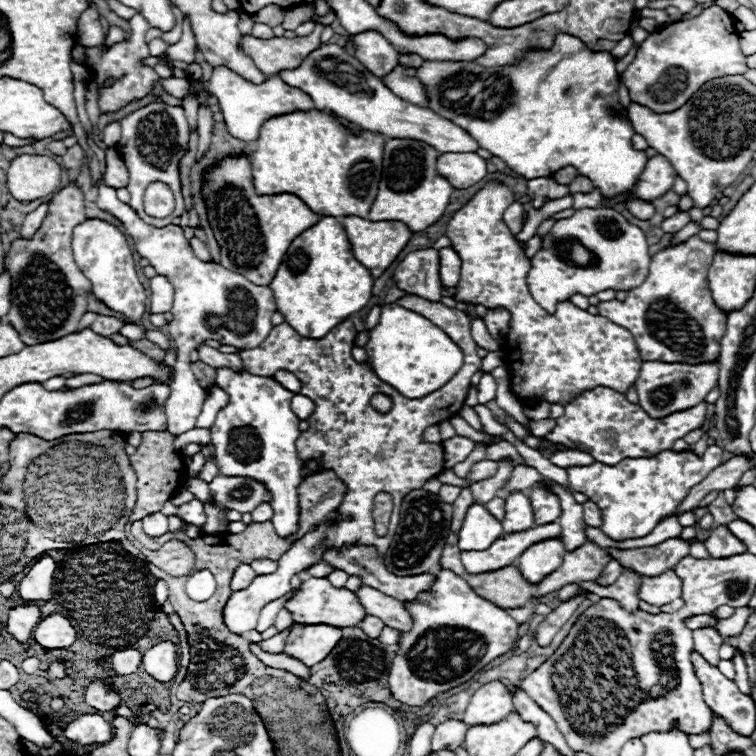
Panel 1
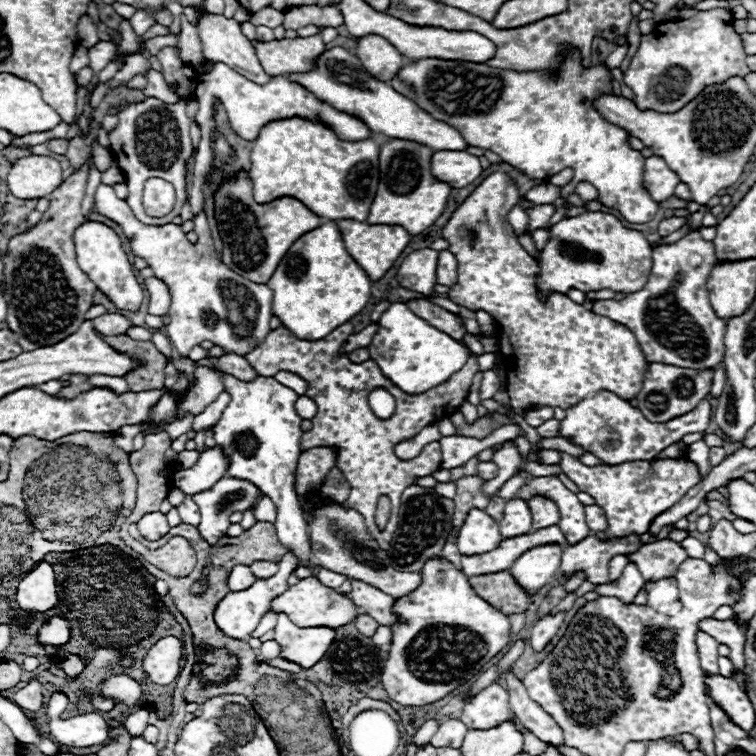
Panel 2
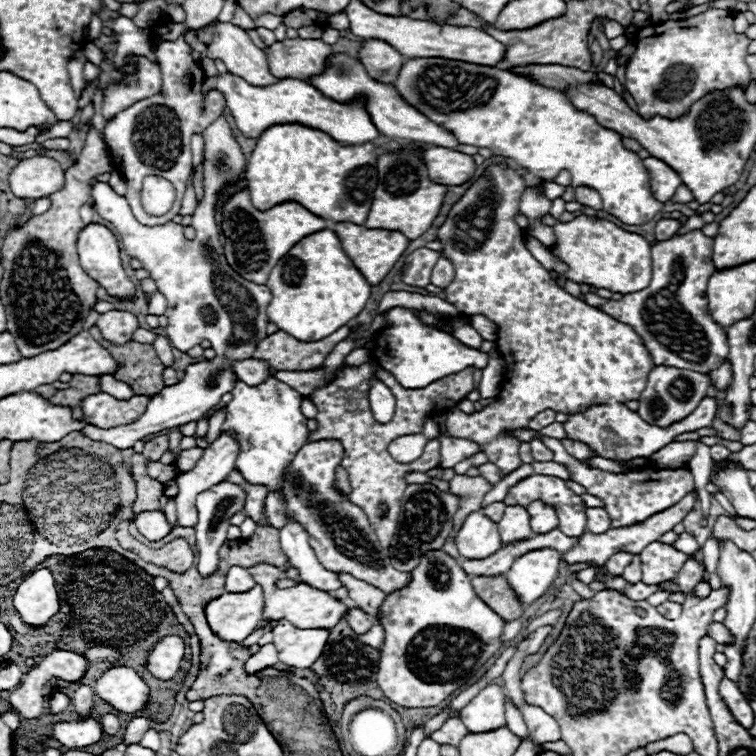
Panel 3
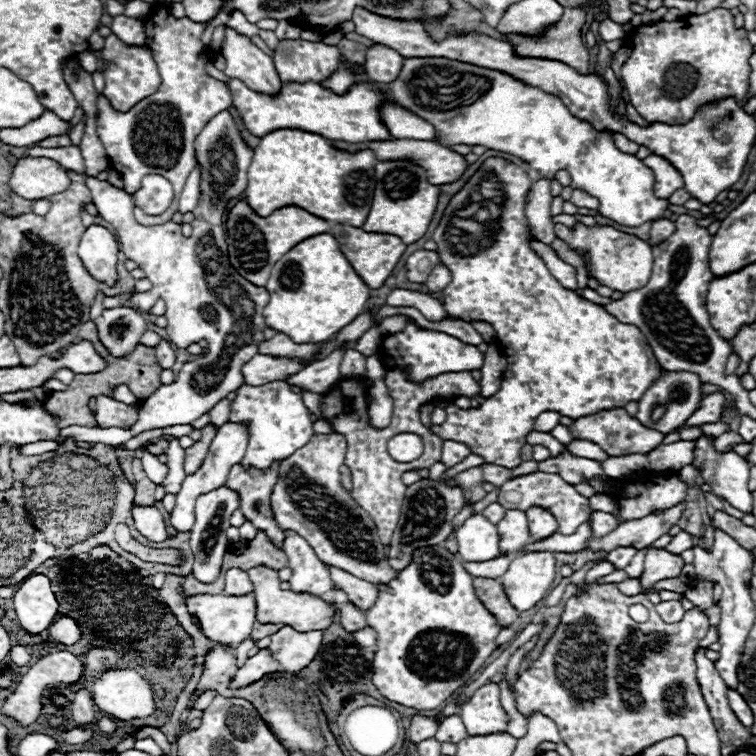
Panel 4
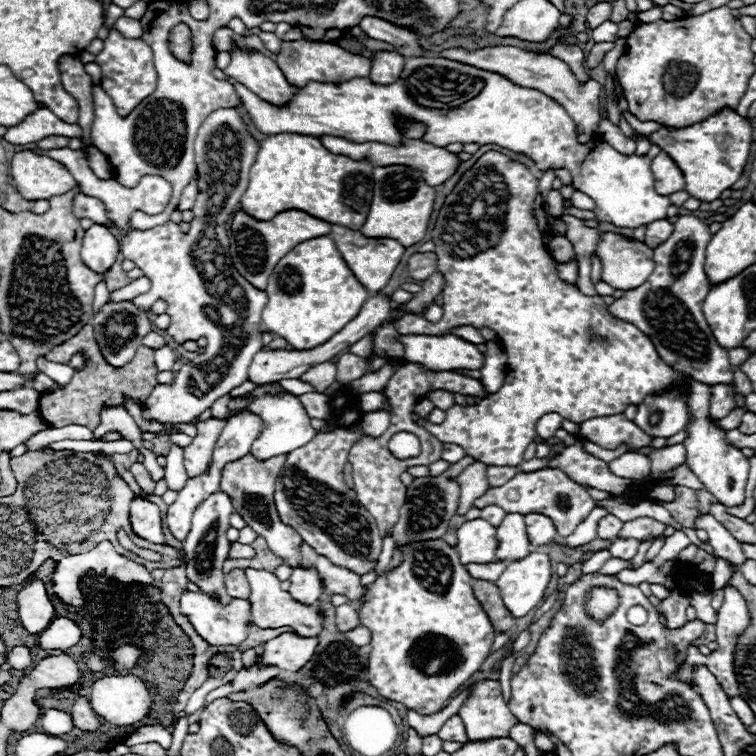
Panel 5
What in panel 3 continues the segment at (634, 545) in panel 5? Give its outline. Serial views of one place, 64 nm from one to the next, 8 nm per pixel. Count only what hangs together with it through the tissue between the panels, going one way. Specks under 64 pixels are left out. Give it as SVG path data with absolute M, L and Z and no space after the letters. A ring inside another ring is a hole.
M618 552L618 554L612 554L612 556L608 558L608 562L606 562L608 572L610 572L612 576L620 576L620 574L624 572L624 568L632 562L632 558L634 558L634 554L630 554L630 552Z

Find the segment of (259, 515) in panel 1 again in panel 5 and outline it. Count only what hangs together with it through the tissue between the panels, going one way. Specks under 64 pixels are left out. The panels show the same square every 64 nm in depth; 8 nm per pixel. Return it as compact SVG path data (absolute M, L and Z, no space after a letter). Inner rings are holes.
M360 426L336 428L330 434L316 434L306 446L288 454L280 470L274 502L280 518L298 530L314 550L338 566L346 566L356 574L366 574L374 568L382 550L382 536L372 514L358 502L354 490L344 482L344 464L348 462L350 448L364 436Z

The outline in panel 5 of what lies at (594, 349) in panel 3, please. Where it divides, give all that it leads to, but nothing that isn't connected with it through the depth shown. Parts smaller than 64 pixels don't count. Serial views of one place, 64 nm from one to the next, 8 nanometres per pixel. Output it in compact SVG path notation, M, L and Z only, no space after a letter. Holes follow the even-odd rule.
M488 150L470 170L462 174L454 190L446 196L434 230L430 232L432 242L436 244L434 254L438 254L438 272L444 276L444 318L440 322L427 323L422 316L407 314L396 322L396 326L400 334L428 336L444 336L458 326L474 326L478 330L492 328L506 346L508 374L502 390L490 394L474 406L454 404L450 410L446 410L446 420L442 424L432 424L418 414L412 416L414 422L424 426L440 442L462 446L474 460L494 466L518 466L524 460L524 450L530 442L534 442L536 422L544 414L556 412L562 418L580 424L590 418L622 414L630 404L640 406L650 394L668 392L672 386L684 384L690 394L686 400L690 412L690 422L686 426L688 438L682 442L686 448L684 464L698 476L704 488L716 496L716 500L720 500L724 506L740 506L744 502L744 486L748 480L748 458L740 452L740 448L726 442L726 430L720 430L716 420L710 418L712 386L666 366L650 338L634 324L616 318L600 294L586 296L574 284L568 284L558 276L558 270L554 268L556 260L548 254L546 242L534 218L536 194L538 178L524 164L514 162L496 150Z

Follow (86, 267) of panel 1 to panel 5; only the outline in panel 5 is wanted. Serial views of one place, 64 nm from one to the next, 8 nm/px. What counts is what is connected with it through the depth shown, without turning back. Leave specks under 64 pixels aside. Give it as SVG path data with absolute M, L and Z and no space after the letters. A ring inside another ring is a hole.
M92 224L92 228L86 230L82 242L82 258L86 266L90 266L94 272L104 274L116 262L118 250L120 242L108 226Z

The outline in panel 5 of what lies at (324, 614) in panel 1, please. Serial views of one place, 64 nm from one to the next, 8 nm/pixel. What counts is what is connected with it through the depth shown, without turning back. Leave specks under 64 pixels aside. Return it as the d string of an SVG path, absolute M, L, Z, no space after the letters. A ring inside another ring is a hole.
M246 568L246 578L250 582L250 614L252 614L252 622L260 628L280 628L280 626L290 626L294 628L300 636L310 638L310 636L318 636L322 630L322 618L316 606L302 606L298 602L294 602L290 598L288 592L280 590L280 580L268 572L268 570L254 570L254 568Z

